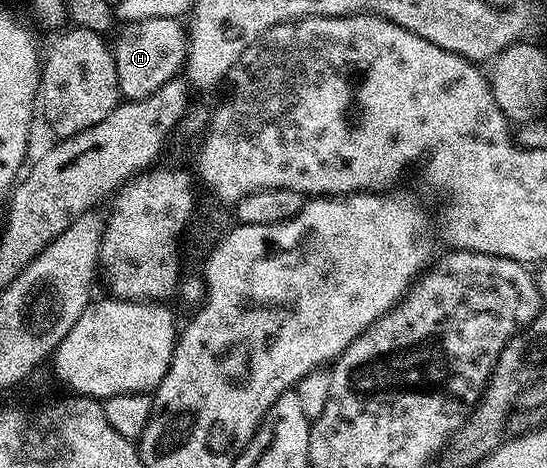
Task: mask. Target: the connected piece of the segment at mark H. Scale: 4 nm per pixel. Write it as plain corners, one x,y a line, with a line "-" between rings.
145,18
122,25
119,37
113,40
117,82
119,91
126,99
149,98
153,90
165,86
165,82
176,79
187,62
189,32
176,18

